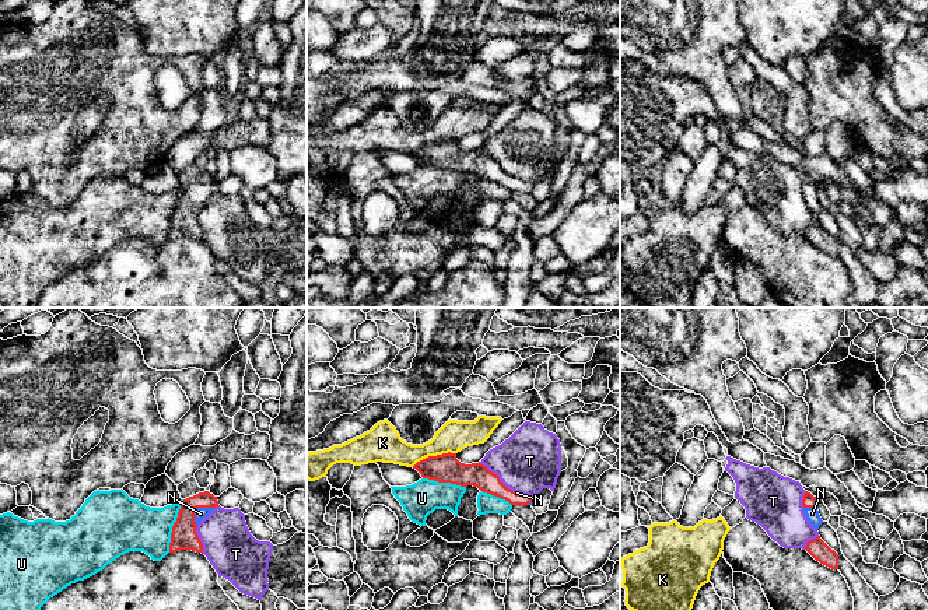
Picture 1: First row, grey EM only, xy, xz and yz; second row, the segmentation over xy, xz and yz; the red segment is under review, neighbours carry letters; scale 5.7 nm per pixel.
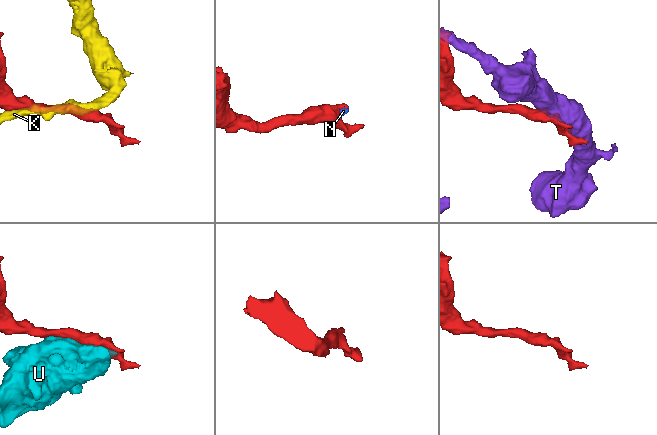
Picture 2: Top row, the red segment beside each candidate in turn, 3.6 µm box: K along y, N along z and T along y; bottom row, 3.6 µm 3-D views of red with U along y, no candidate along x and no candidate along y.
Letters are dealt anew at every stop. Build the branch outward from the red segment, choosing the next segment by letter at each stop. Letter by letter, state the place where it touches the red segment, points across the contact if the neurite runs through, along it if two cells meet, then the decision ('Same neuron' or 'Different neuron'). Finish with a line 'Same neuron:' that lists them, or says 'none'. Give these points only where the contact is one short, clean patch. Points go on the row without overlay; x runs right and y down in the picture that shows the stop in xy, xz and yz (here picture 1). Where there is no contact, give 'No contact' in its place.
K: Touches red at xz (433, 143). Different neuron
N: Touches red at xy (196, 193). Path across: xy (184, 223), (186, 207), (196, 193), (200, 200). Same neuron
T: Touches red at xz (498, 164). Different neuron
U: Touches red at xy (172, 213). Different neuron
Same neuron: N

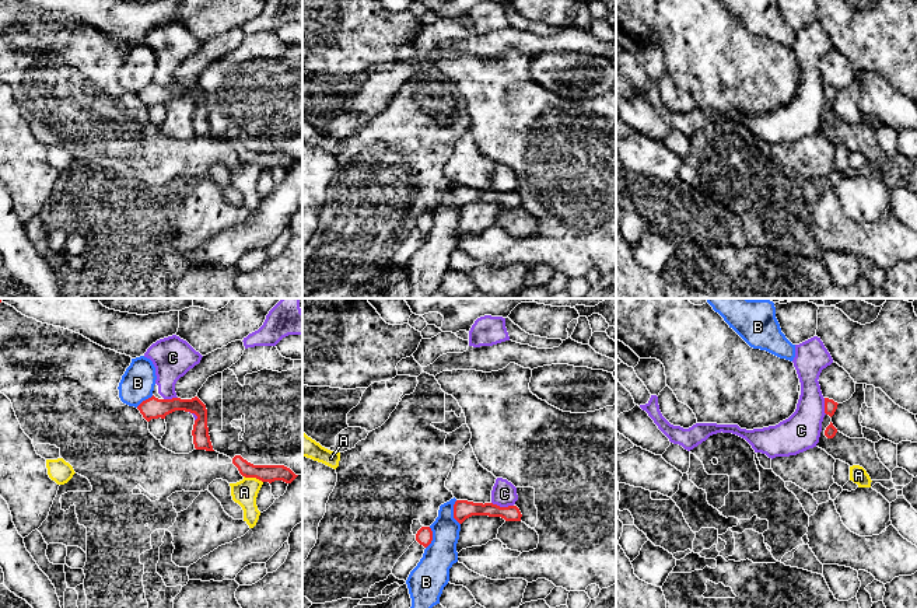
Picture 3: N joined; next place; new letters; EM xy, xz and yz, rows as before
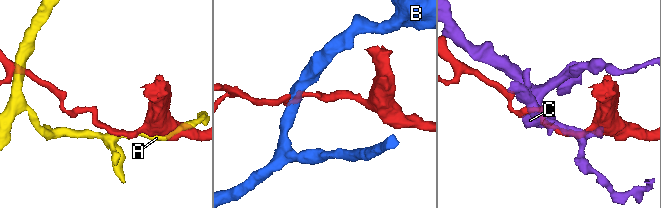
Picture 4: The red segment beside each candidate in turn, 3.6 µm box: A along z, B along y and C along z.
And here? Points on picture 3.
A: Touches red at xy (254, 163). Different neuron
B: Touches red at xz (454, 199). Boundary: xz (455, 187), (454, 205), (459, 210). Different neuron
C: Touches red at xz (503, 194). Different neuron
Same neuron: none

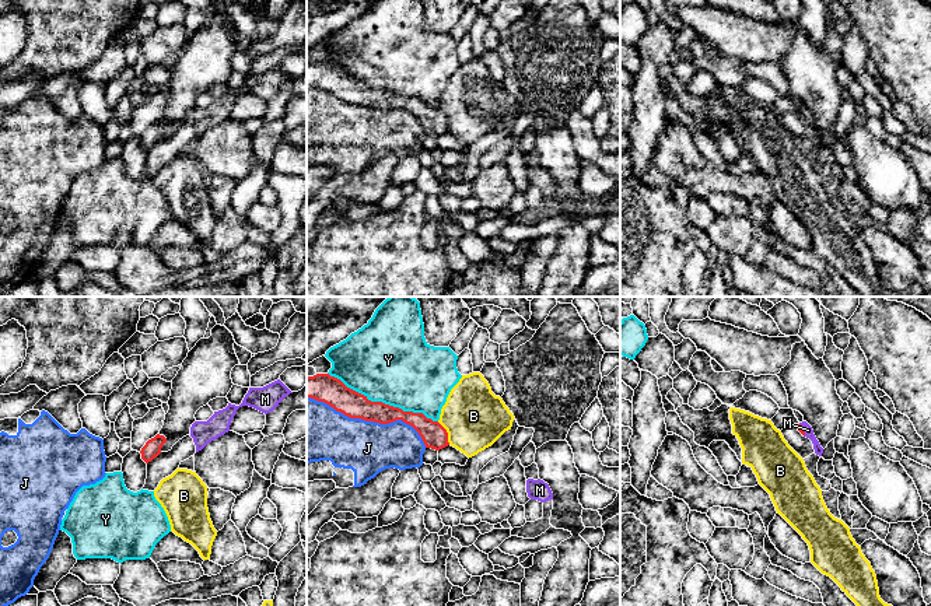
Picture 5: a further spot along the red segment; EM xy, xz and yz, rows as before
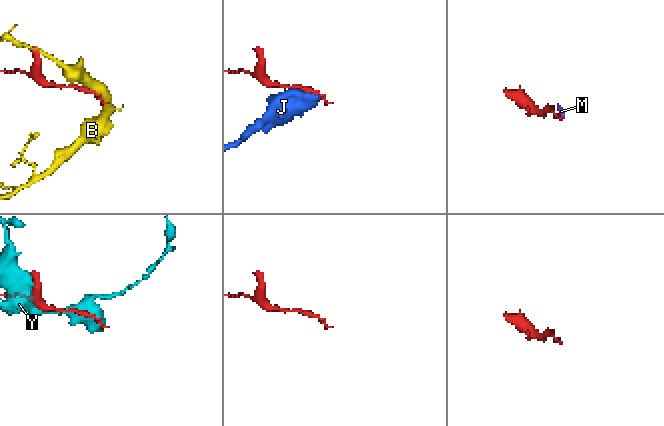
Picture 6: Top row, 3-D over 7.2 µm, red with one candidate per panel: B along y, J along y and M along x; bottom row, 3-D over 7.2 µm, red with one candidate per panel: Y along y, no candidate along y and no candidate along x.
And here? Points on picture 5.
B: Touches red at xz (447, 119). Different neuron
J: Touches red at xz (370, 107). Different neuron
M: Touches red at yz (802, 116). Path across: yz (800, 114), (802, 116), (808, 116). Same neuron
Y: Touches red at xz (381, 88). Different neuron
Same neuron: M

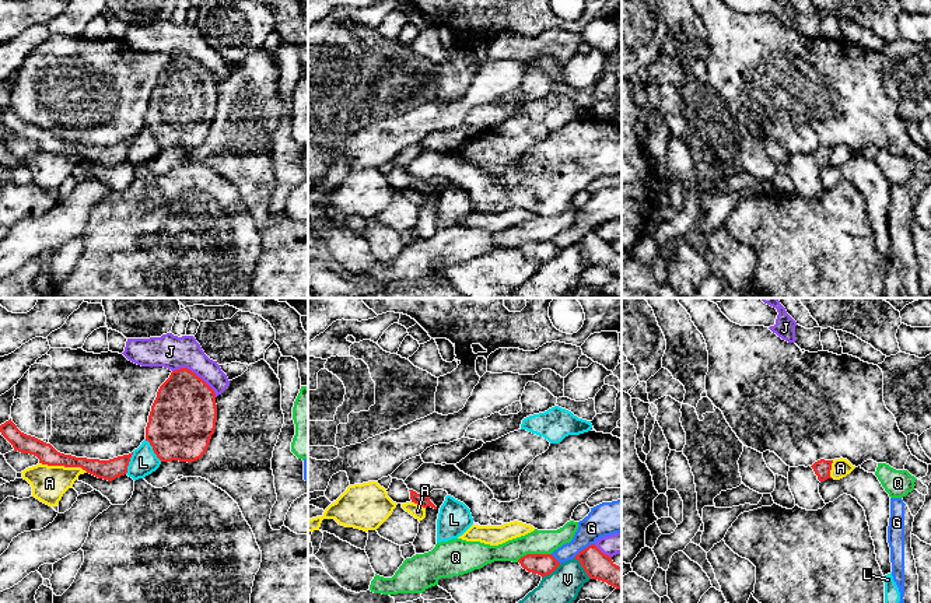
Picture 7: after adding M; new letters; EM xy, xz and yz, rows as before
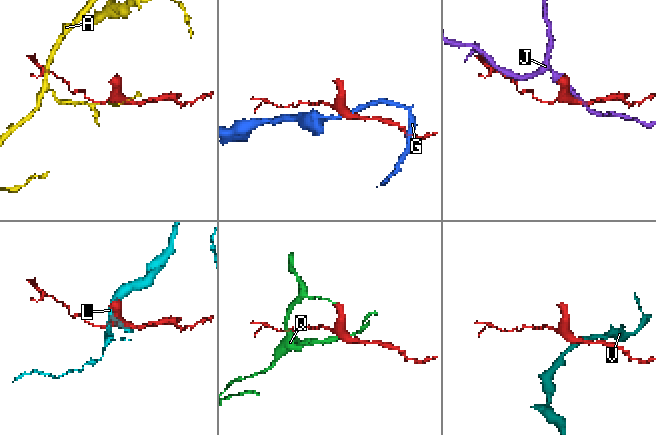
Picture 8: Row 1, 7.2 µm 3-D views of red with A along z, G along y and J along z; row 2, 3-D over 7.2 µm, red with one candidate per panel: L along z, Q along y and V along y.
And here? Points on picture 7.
A: Touches red at xy (63, 151). Different neuron
G: Touches red at xz (584, 235). Boundary: xz (594, 230), (581, 235), (573, 244). Different neuron
J: Touches red at xy (195, 60). Different neuron
L: Touches red at xy (153, 136). Different neuron
Q: Touches red at xz (534, 241). Different neuron
V: Touches red at xz (583, 253). Boundary: xz (574, 244), (591, 265). Different neuron
Same neuron: none

